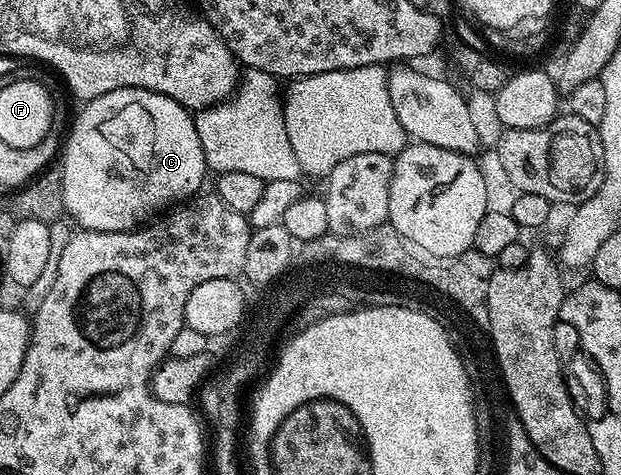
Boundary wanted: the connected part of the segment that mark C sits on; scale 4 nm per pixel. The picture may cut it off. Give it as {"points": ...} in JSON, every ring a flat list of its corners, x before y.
{"points":[[127,87,126,89,114,89,97,99,87,100,81,107,84,108,81,109,80,116,77,119,75,116,71,120,70,130,63,140,62,159,64,155,64,168,60,167,58,171,62,185,64,209,69,216,72,214,72,219,76,222,75,226,77,228,86,231,135,231,137,227,147,224,153,217,159,216,165,209,171,208,177,201,191,200,203,188,200,186,204,183,204,175,209,174,209,169,208,162,204,160,204,154,202,153,202,141,198,141,196,120,193,112,189,111,187,107,178,105,178,101,174,101,162,93]]}

